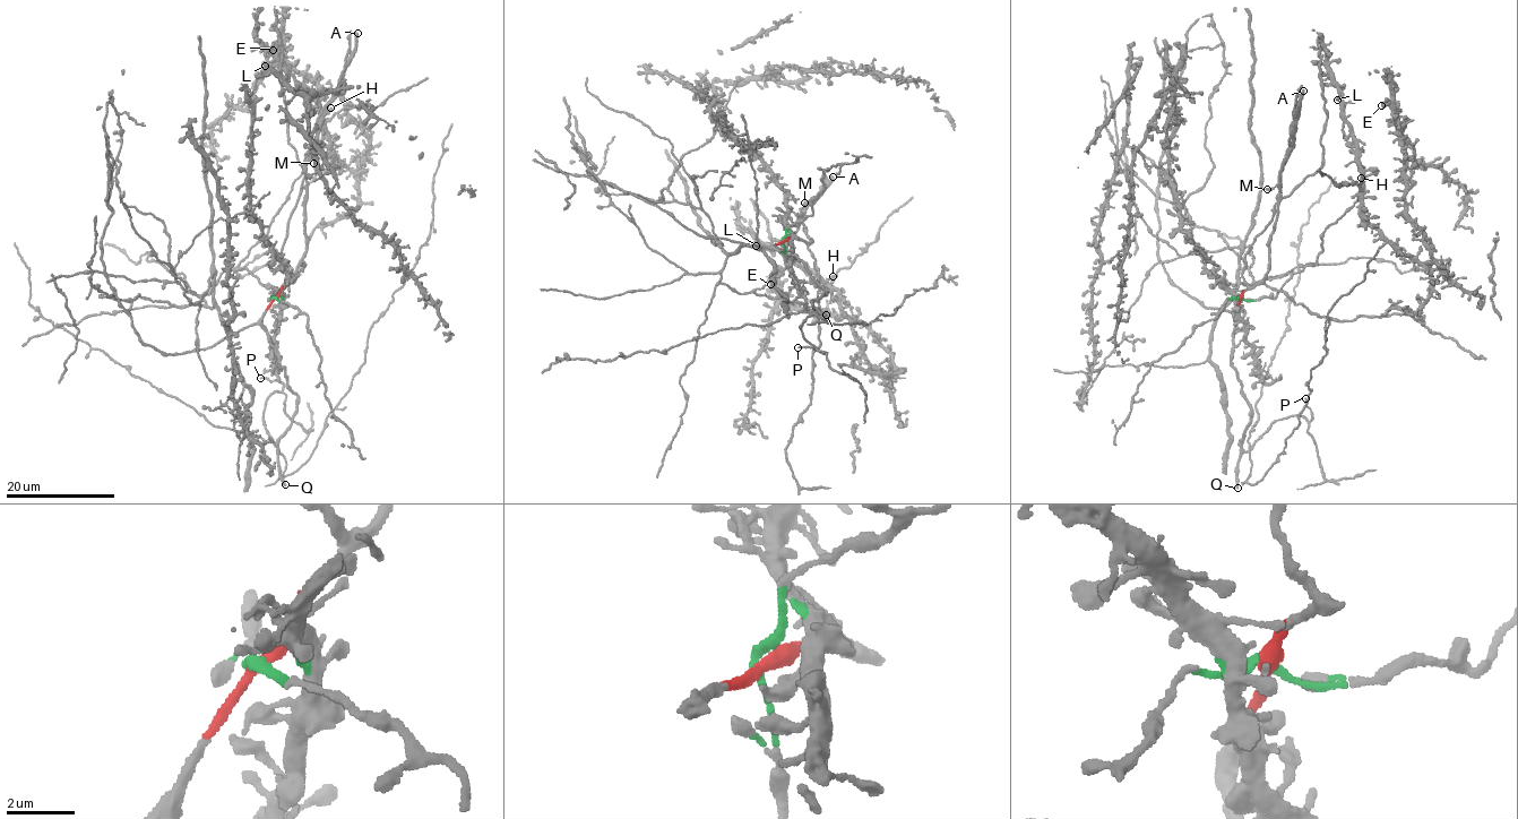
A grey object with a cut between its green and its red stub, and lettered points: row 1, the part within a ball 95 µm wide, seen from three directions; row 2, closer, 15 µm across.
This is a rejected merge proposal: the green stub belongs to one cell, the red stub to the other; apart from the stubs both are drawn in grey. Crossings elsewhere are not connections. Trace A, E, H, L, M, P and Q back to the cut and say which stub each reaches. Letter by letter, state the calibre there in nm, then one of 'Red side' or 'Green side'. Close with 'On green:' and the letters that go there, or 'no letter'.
A: Thickness 280 nm. Red side
E: Thickness 420 nm. Green side
H: Thickness 260 nm. Green side
L: Thickness 400 nm. Green side
M: Thickness 320 nm. Red side
P: Thickness 170 nm. Red side
Q: Thickness 280 nm. Red side
On green: E, H, L

